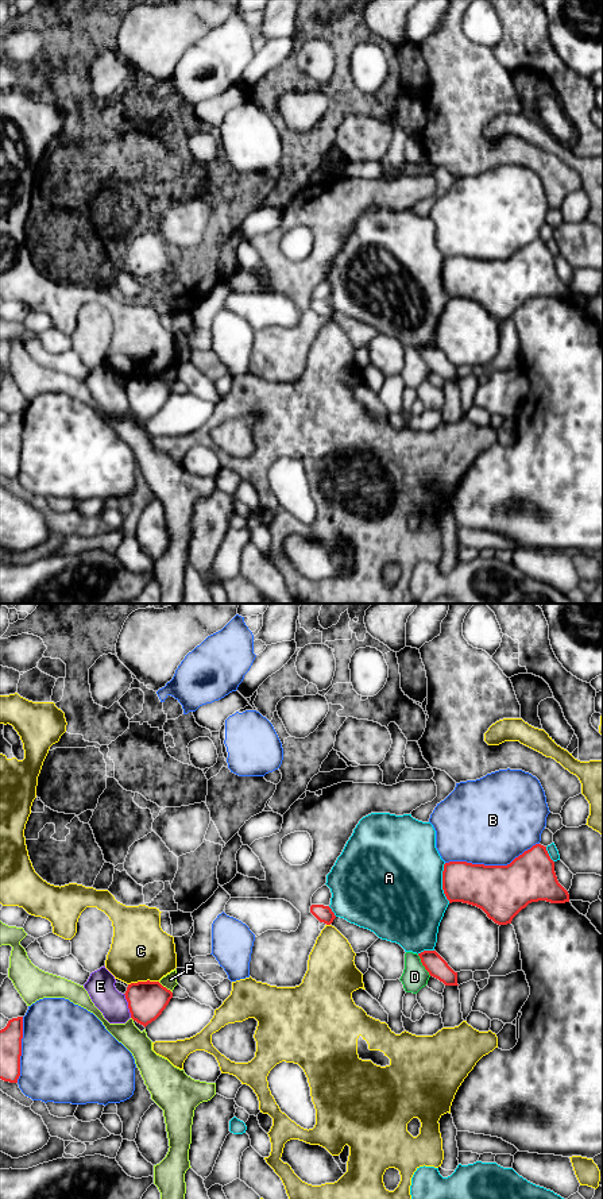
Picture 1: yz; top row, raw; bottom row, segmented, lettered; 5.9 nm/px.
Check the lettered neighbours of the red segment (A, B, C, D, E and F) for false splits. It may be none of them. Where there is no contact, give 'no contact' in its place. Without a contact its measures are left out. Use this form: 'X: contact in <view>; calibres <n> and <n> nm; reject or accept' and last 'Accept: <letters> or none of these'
A: contact in yz; calibres 260 and 500 nm; reject
B: contact in yz; calibres 320 and 480 nm; reject
C: contact in yz; calibres 220 and 360 nm; reject
D: contact in yz; calibres 120 and 150 nm; reject
E: contact in yz; calibres 220 and 170 nm; reject
F: contact in yz; calibres 220 and 80 nm; reject
Accept: none of these

